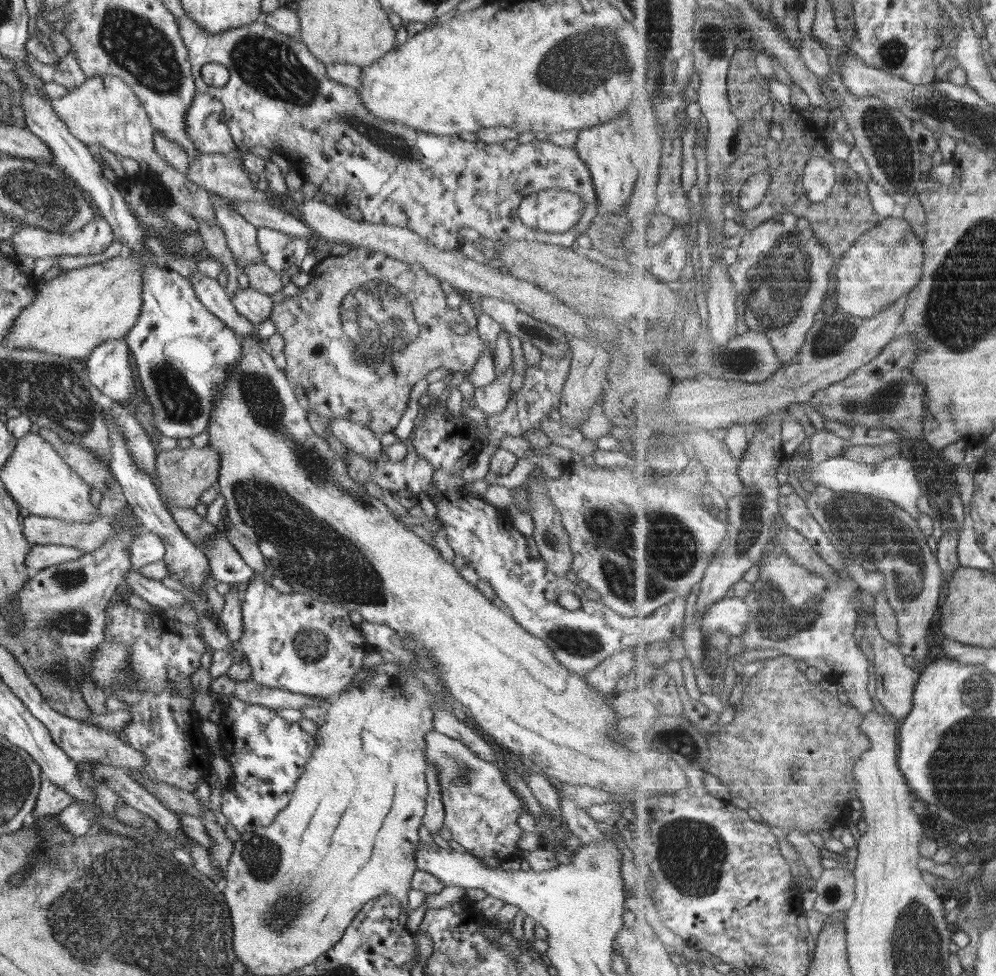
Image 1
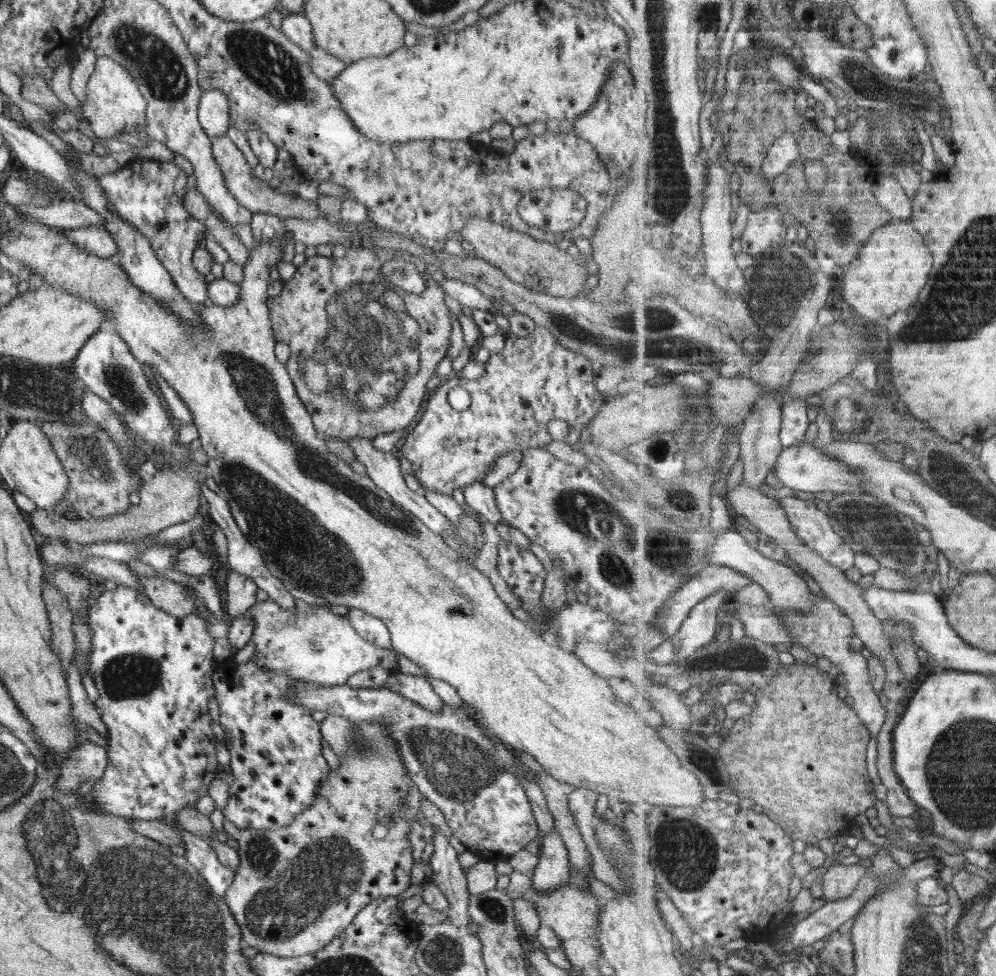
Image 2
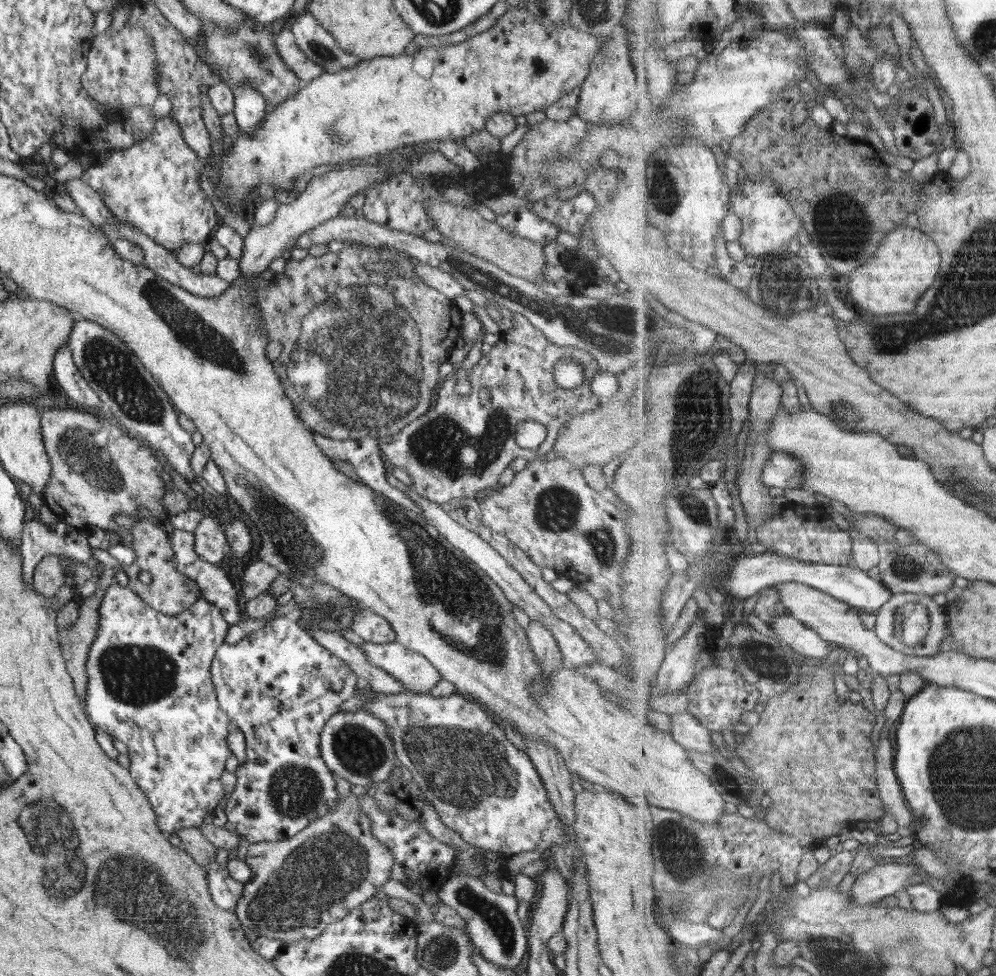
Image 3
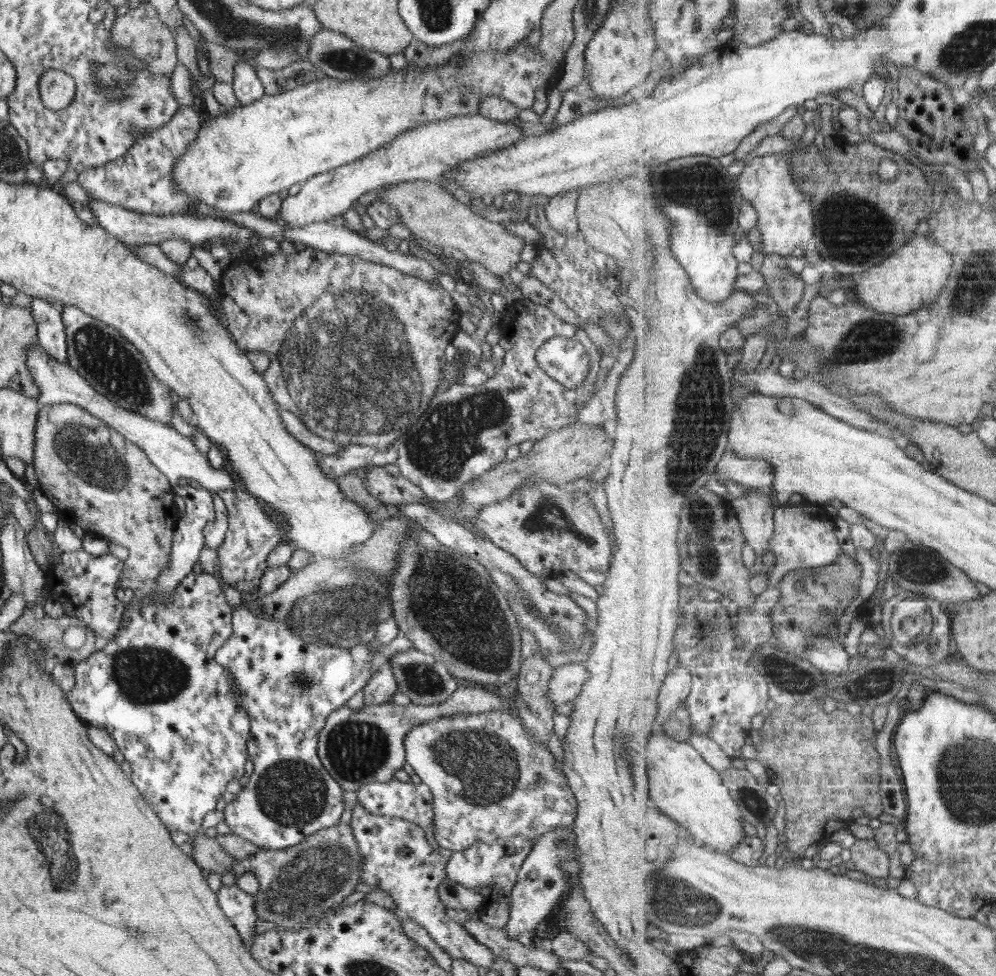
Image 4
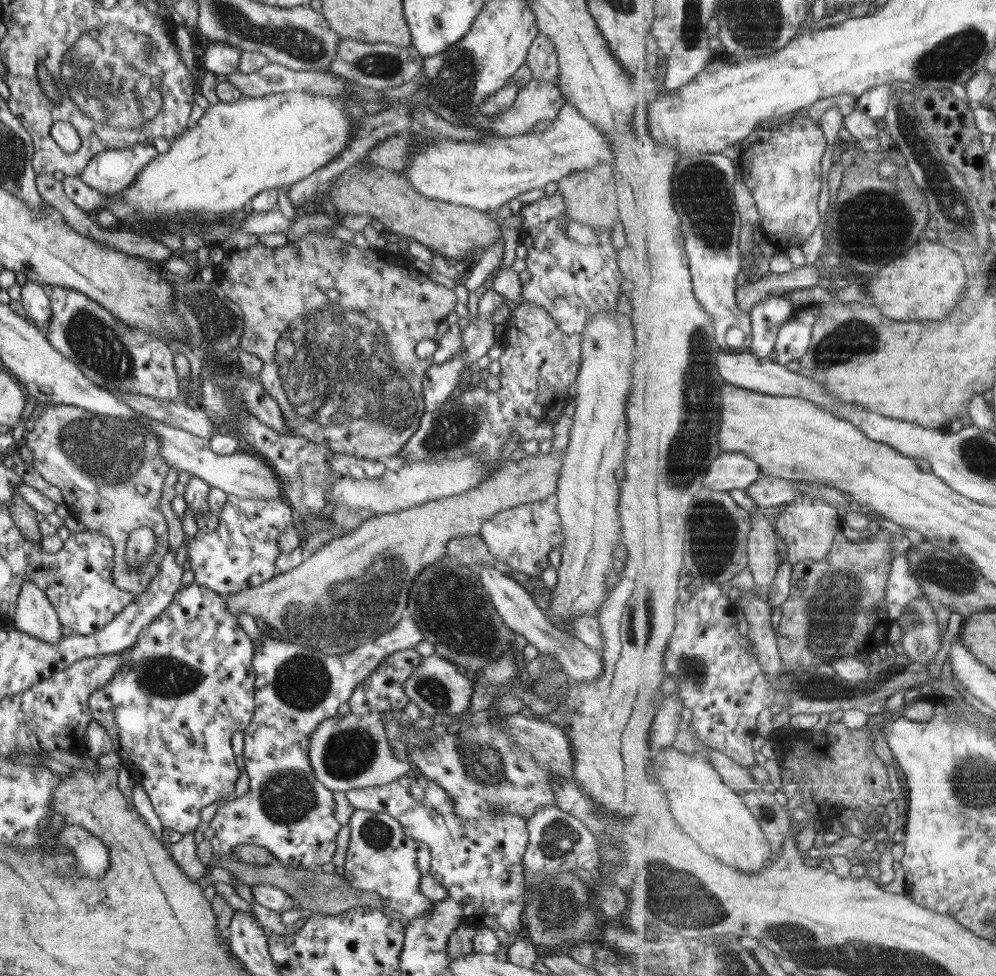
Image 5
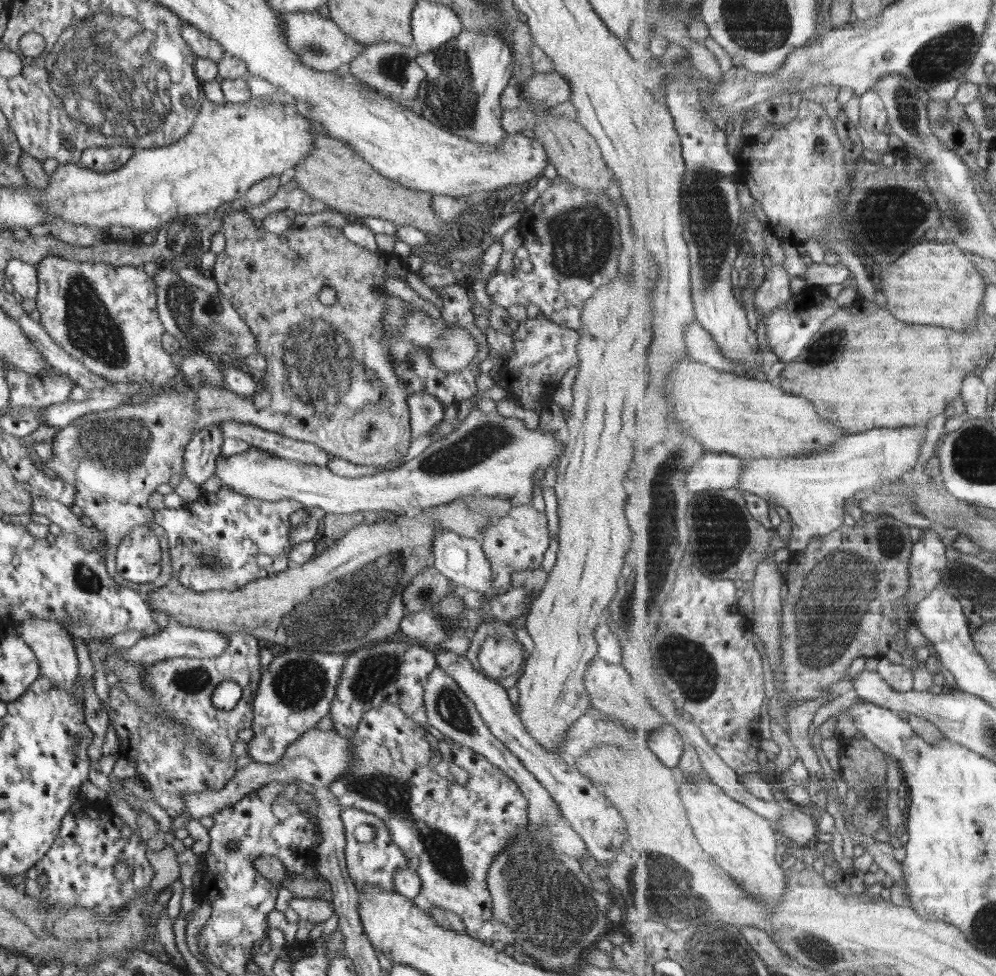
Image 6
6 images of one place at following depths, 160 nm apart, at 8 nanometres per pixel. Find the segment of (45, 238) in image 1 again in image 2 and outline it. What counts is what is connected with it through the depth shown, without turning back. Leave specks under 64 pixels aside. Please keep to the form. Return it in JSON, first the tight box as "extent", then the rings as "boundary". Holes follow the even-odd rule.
{"extent":[63,227,118,258],"boundary":[[[81,227],[79,229],[63,230],[63,238],[67,242],[77,245],[80,249],[85,249],[101,258],[109,258],[118,251],[115,240],[109,233],[101,227]]]}

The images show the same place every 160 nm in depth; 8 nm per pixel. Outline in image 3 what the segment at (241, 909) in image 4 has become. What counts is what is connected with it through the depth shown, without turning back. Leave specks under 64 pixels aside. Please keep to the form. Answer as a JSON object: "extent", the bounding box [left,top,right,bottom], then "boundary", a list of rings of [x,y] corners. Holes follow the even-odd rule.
{"extent":[205,860,243,911],"boundary":[[[212,860],[205,866],[208,894],[213,904],[223,910],[233,911],[243,892],[243,883],[233,880],[225,868],[218,867]]]}

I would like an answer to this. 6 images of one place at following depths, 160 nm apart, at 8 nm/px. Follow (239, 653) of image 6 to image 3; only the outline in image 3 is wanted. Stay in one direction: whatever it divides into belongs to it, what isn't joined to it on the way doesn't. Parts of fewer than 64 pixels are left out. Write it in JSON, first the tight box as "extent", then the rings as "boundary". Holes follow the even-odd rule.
{"extent":[84,582,232,835],"boundary":[[[115,582],[109,585],[109,588],[105,591],[101,603],[97,608],[97,614],[97,624],[99,624],[99,627],[97,627],[93,643],[89,645],[85,661],[87,684],[85,686],[84,712],[87,713],[88,720],[96,729],[101,729],[127,747],[127,756],[130,762],[127,770],[132,779],[138,784],[139,790],[148,798],[161,832],[167,835],[175,833],[180,828],[193,827],[197,829],[202,824],[205,814],[211,814],[218,805],[219,800],[221,800],[221,797],[225,796],[220,776],[224,771],[225,760],[232,754],[225,739],[227,738],[228,726],[231,719],[219,710],[215,689],[210,679],[212,656],[222,644],[229,625],[223,620],[219,610],[213,604],[209,604],[205,598],[201,598],[201,595],[197,598],[197,602],[191,604],[187,610],[183,610],[183,612],[175,615],[163,615],[145,605],[127,586],[121,586]]]}

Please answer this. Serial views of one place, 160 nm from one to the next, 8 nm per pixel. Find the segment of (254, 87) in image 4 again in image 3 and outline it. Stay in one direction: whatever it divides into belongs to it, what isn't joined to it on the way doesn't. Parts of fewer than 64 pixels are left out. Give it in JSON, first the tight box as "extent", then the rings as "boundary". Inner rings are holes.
{"extent":[232,84,267,136],"boundary":[[[241,84],[239,88],[232,90],[232,96],[234,99],[232,114],[238,130],[247,136],[253,136],[257,126],[267,114],[265,100],[257,90],[253,90],[251,84]]]}

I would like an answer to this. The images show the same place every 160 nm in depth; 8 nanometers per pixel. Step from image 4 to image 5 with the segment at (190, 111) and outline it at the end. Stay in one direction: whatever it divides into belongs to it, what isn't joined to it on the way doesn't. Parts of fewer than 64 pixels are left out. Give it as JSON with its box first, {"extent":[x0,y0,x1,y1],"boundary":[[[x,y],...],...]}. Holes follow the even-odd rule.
{"extent":[79,145,157,197],"boundary":[[[152,145],[98,152],[87,162],[88,166],[83,168],[79,178],[102,195],[112,197],[128,187],[141,168],[155,156],[157,152]]]}

